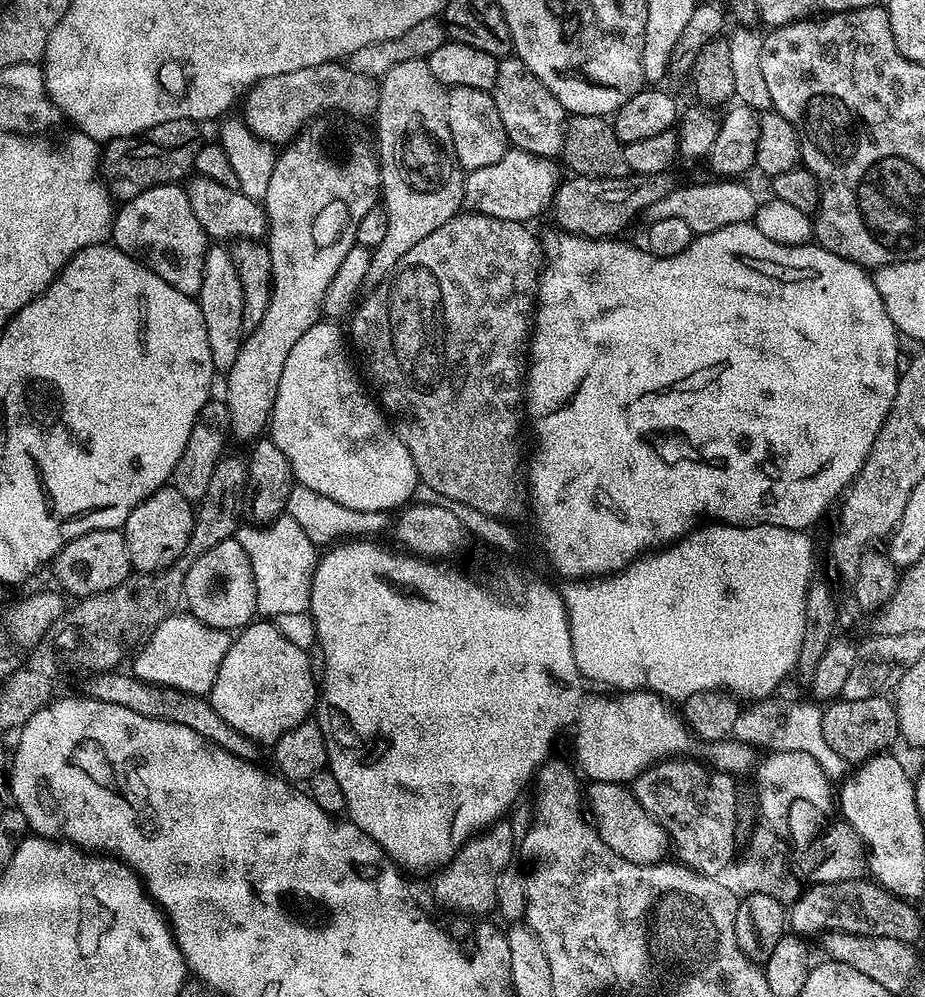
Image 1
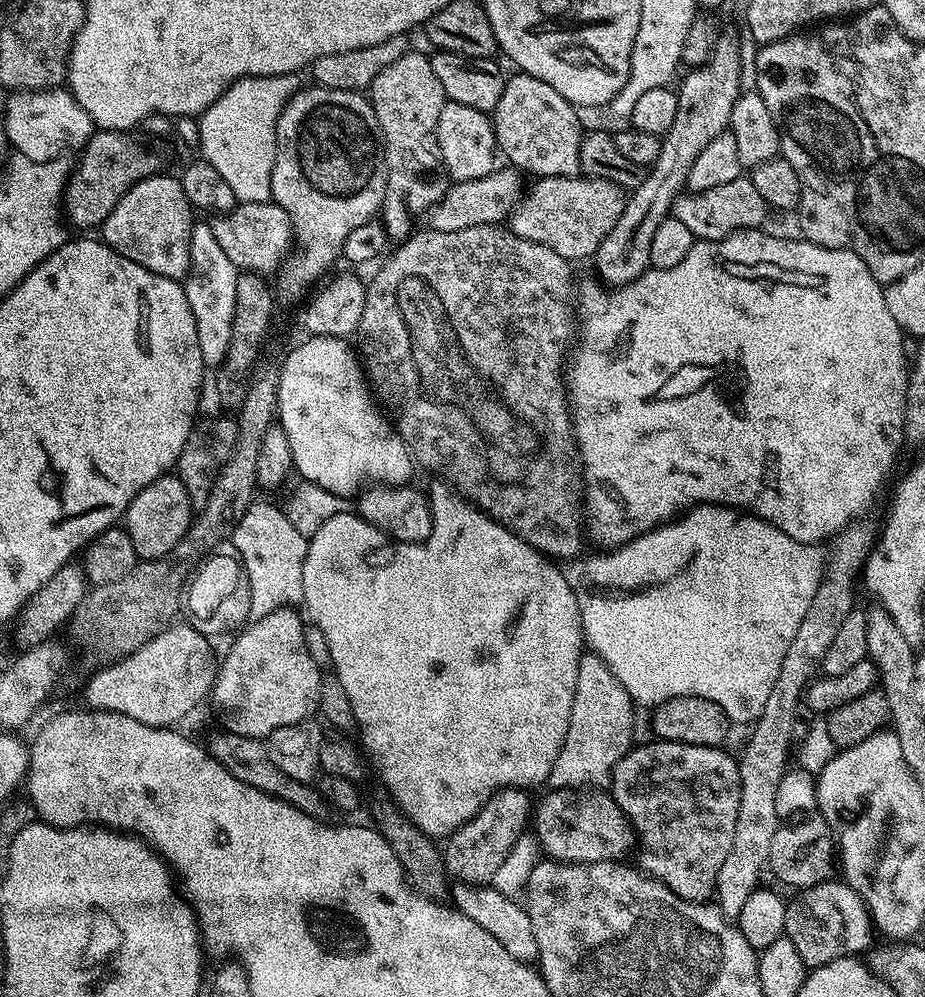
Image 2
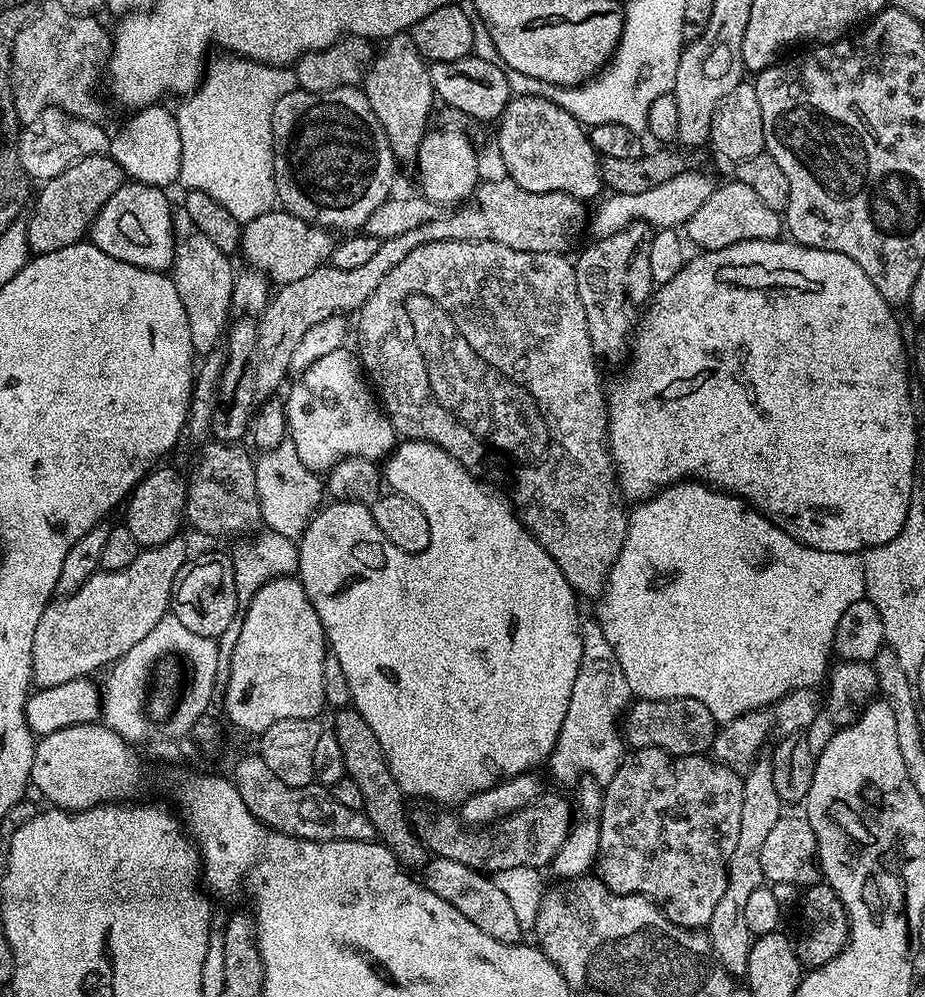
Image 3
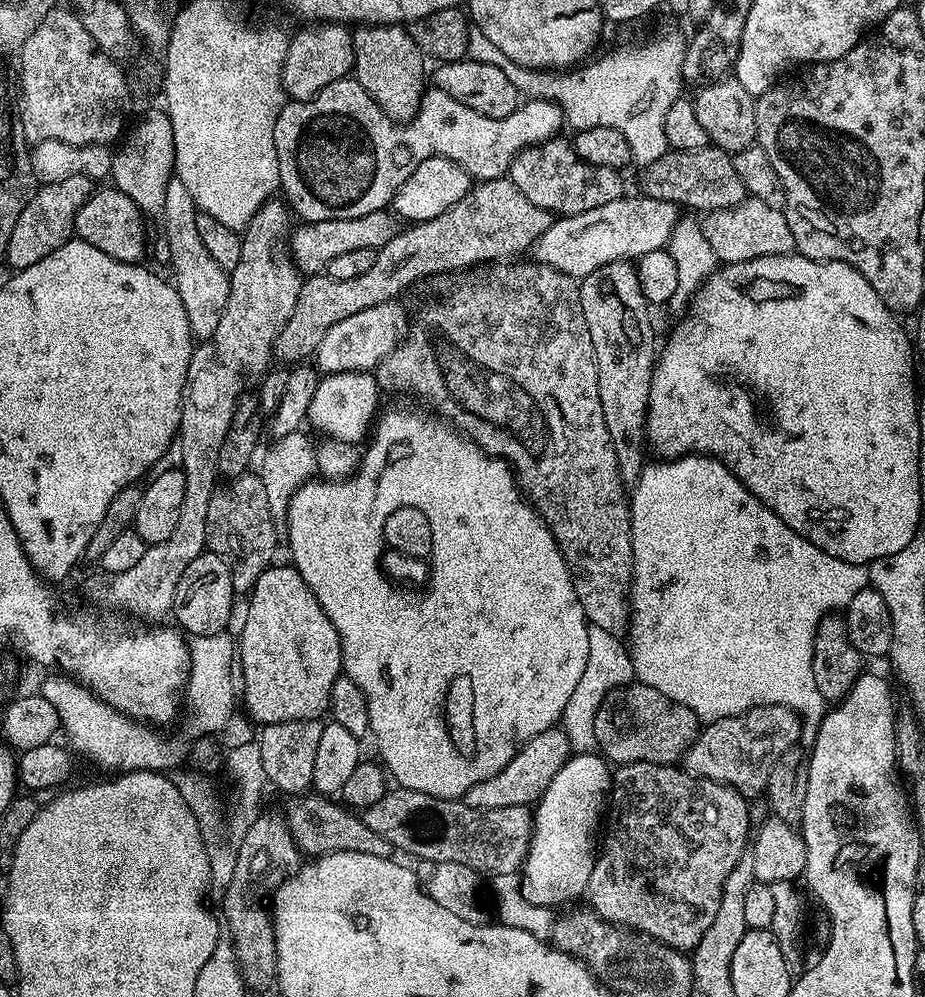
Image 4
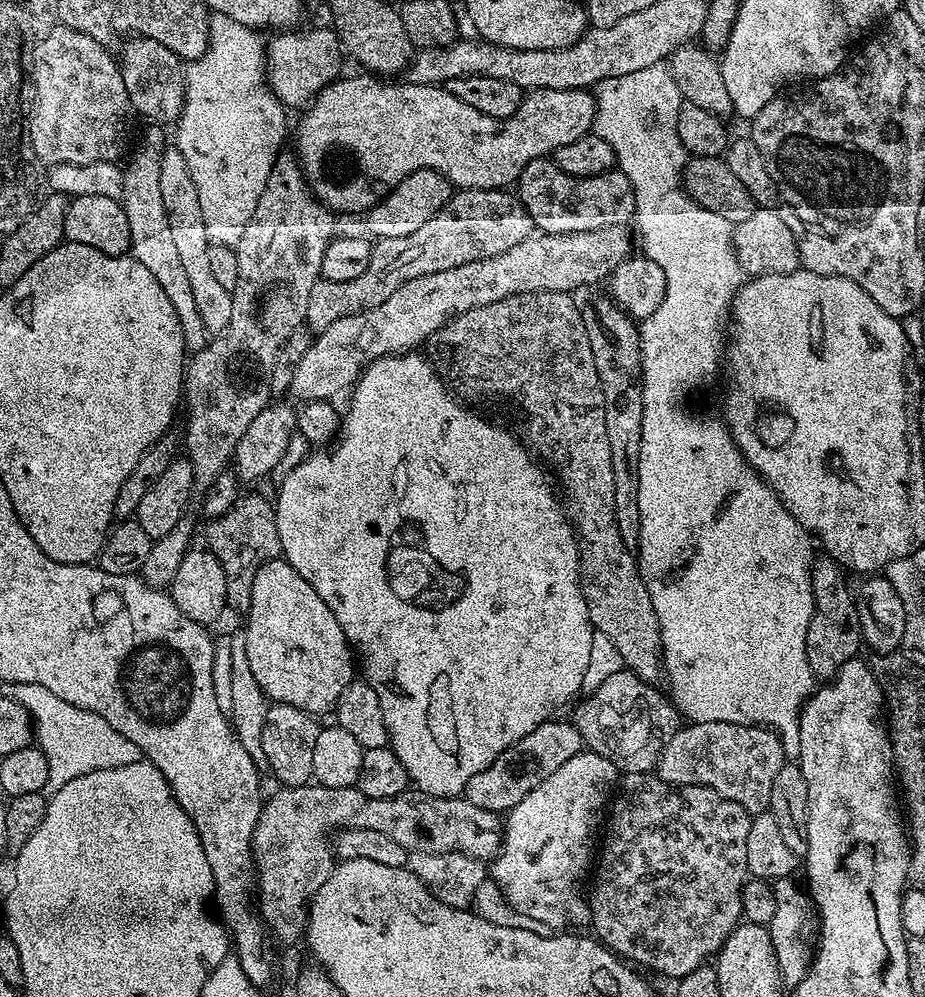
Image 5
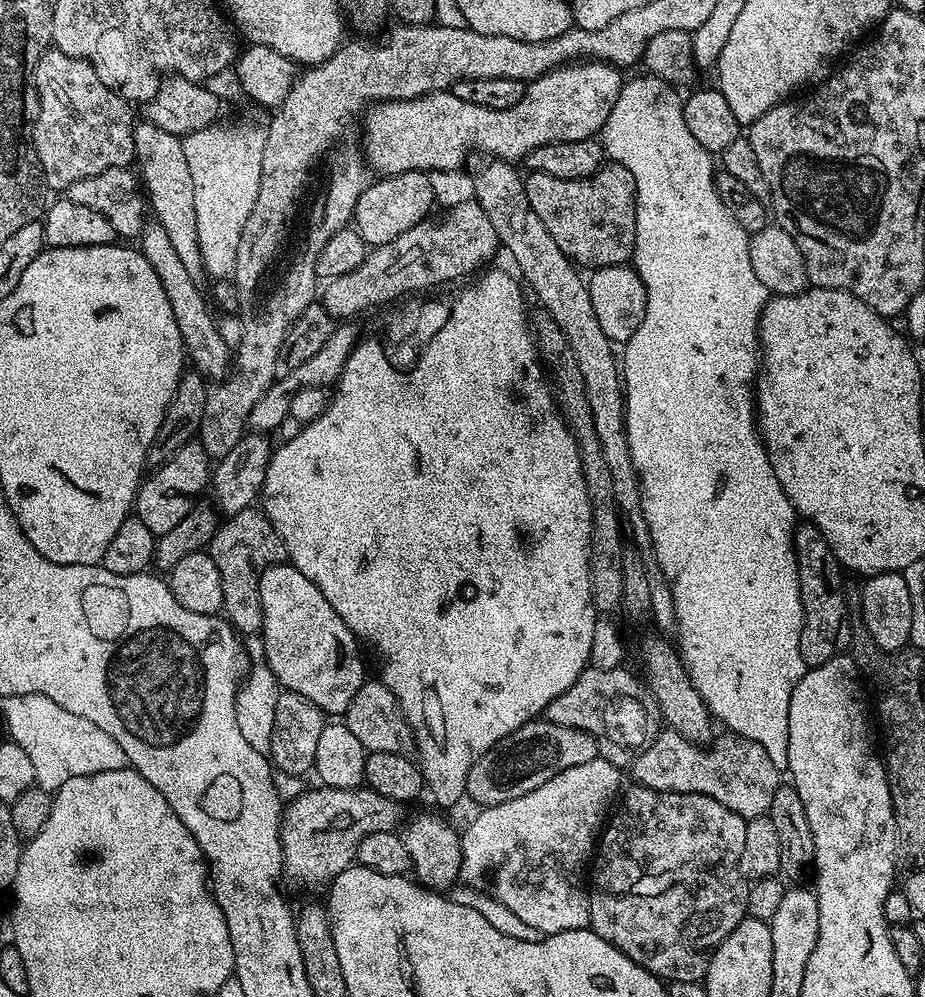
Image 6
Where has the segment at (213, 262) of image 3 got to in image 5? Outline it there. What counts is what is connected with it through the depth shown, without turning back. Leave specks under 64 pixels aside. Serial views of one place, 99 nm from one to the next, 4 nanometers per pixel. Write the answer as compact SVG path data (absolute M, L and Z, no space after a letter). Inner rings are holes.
M168 146L168 149L165 147L161 151L160 164L159 187L166 217L170 222L171 236L174 237L175 246L179 251L179 259L191 283L199 317L202 318L205 330L209 334L219 334L226 330L226 326L230 326L232 294L216 281L210 267L210 241L206 234L206 218L202 218L202 206L198 203L198 189L194 187L194 178L190 178L190 166L186 166L186 158L182 158L175 146Z

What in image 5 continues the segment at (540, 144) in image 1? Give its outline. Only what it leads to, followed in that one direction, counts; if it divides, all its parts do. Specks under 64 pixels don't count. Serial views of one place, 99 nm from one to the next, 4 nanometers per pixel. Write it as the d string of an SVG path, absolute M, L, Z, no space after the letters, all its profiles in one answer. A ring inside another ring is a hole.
M552 158L535 160L525 166L518 181L519 188L518 199L530 214L533 225L549 236L619 228L636 214L634 186L630 181L612 174L580 180L562 171Z

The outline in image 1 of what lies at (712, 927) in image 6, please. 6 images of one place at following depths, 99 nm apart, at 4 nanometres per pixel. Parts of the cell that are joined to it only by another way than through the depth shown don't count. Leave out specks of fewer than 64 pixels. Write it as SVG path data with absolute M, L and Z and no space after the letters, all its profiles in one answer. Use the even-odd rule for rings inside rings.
M665 758L651 764L631 781L630 787L638 798L642 810L650 814L664 828L668 835L675 859L702 876L719 877L720 873L733 863L736 852L736 811L740 808L740 796L736 793L737 777L723 772L716 766L707 768L696 760Z

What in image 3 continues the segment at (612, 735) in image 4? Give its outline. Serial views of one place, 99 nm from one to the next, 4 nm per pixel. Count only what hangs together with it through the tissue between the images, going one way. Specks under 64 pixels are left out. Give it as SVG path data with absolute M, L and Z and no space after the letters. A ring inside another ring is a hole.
M694 698L636 700L628 708L622 724L622 736L633 749L657 748L672 756L699 756L711 749L718 731L714 714Z

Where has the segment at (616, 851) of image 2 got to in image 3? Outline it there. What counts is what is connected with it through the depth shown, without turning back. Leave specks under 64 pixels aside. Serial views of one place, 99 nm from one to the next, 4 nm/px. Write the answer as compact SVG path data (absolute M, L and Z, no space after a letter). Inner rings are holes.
M547 794L537 796L531 804L510 816L503 816L495 824L489 824L480 831L469 830L459 815L447 807L420 807L424 808L411 809L412 831L433 857L441 856L447 860L462 862L462 866L470 866L488 874L510 870L513 866L547 869L558 854L562 842L566 842L568 829L574 823L573 805L571 808L562 797Z

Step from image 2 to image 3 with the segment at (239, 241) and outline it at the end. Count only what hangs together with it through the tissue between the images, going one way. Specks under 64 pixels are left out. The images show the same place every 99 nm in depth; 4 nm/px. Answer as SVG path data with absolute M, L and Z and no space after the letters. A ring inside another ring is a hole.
M273 210L247 221L240 234L240 252L251 267L271 278L277 285L295 282L318 267L327 265L332 258L333 233L326 228L306 222L283 210Z

